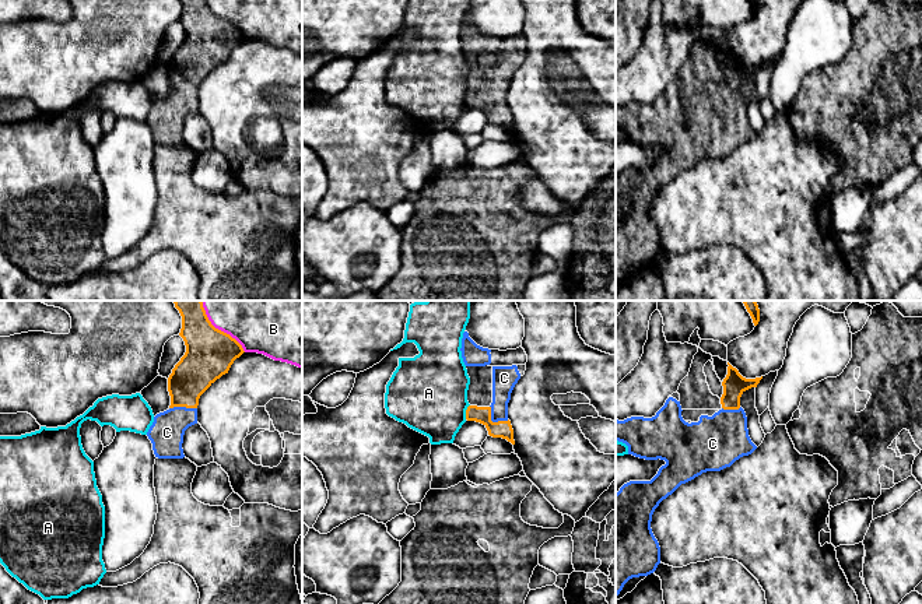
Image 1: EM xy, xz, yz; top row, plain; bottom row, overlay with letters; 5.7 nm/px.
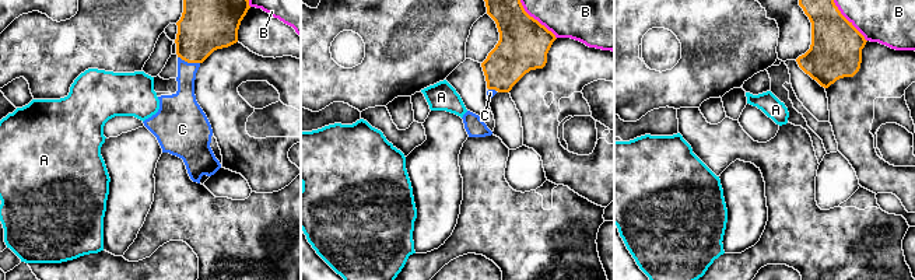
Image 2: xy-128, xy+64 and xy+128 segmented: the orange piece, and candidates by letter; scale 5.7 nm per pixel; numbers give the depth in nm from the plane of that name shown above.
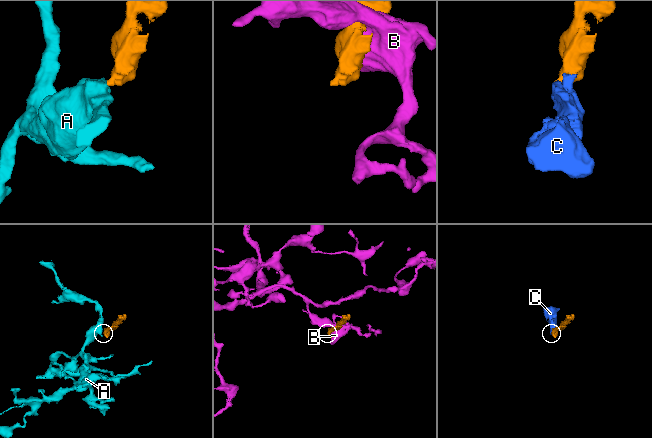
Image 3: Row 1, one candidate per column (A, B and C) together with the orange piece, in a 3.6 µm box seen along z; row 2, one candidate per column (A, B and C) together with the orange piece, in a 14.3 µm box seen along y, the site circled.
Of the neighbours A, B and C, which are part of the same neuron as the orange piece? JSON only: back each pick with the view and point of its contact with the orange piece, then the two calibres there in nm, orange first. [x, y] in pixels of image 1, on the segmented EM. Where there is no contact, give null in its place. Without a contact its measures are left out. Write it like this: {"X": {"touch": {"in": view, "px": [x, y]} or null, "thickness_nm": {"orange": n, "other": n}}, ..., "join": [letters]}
{"C": {"touch": {"in": "xz", "px": [491, 421]}, "thickness_nm": {"orange": 100, "other": 140}}, "join": ["C"]}

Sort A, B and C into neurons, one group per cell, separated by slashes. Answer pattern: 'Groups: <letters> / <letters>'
Groups: A / B / C

